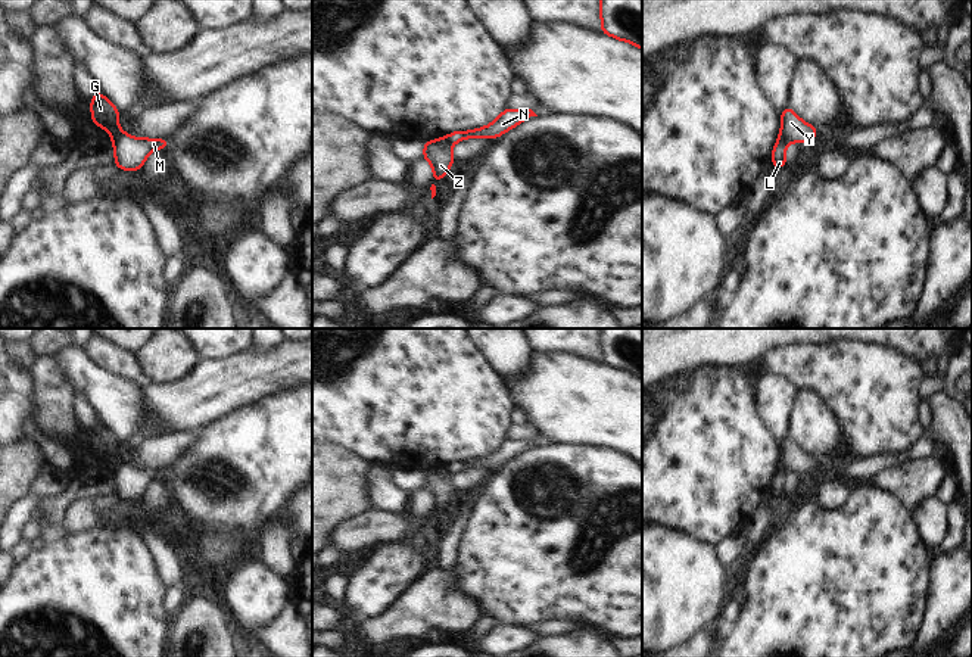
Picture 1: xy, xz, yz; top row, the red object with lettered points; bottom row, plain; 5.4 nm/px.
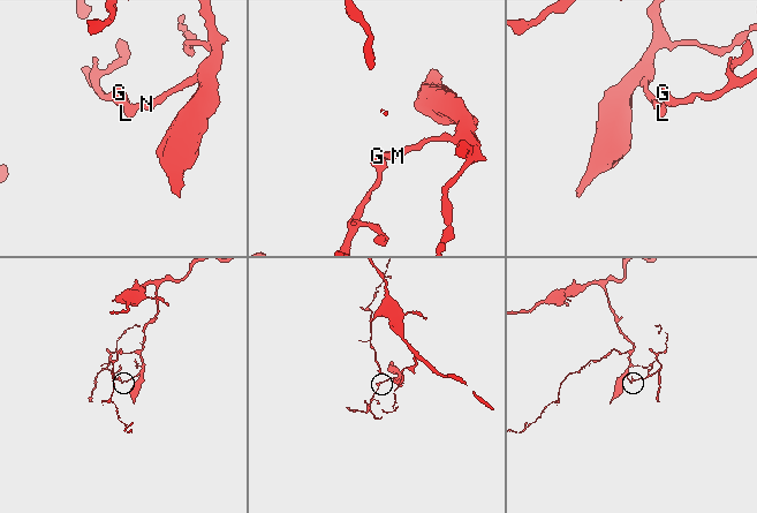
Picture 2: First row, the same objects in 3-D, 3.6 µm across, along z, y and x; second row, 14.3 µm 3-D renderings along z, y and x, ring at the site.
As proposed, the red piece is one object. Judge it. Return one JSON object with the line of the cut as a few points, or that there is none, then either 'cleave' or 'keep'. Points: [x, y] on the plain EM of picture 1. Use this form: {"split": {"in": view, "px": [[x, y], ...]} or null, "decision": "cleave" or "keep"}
{"split": {"in": "xy", "px": [[122, 461], [114, 472]]}, "decision": "cleave"}

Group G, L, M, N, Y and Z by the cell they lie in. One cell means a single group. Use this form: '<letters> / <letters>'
G Y Z / L M N

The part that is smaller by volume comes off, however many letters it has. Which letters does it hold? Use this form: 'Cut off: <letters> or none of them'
Cut off: G, Y, Z

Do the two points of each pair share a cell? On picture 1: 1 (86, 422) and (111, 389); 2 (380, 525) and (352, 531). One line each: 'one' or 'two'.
1: two
2: one

